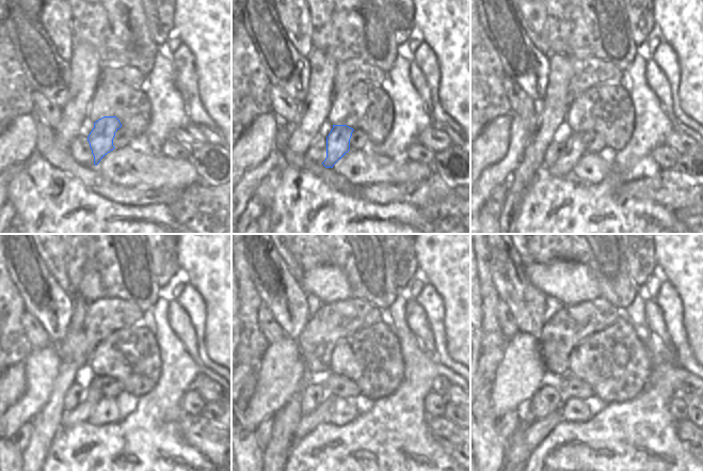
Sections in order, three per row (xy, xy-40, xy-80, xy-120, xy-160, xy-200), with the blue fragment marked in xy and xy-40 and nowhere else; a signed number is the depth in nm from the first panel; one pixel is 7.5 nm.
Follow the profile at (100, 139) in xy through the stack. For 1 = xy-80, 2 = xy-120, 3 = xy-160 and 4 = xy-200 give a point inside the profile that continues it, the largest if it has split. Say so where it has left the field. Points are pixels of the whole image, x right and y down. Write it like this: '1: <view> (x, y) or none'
1: xy-80 (574, 148)
2: xy-120 (82, 412)
3: xy-160 (308, 422)
4: xy-200 (533, 434)

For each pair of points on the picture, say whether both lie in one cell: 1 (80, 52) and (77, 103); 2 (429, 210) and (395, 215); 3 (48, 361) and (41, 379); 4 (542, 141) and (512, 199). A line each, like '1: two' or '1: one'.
1: one
2: two
3: one
4: one

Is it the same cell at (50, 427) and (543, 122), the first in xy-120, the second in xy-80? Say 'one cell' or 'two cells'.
one cell

